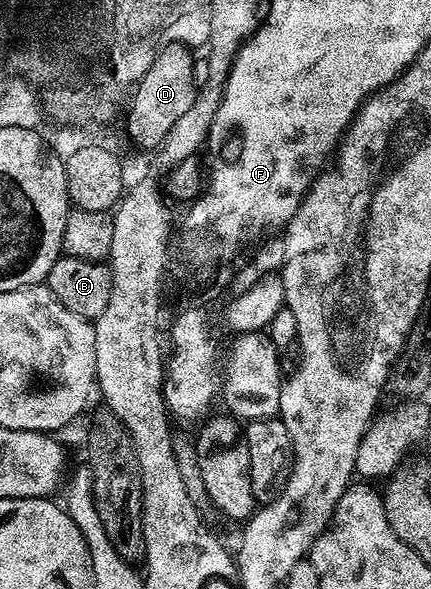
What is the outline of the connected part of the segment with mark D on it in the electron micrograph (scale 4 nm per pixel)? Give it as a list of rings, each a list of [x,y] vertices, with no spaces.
[[[165,43],[154,62],[147,65],[146,71],[139,77],[137,93],[131,97],[132,107],[126,115],[126,121],[131,138],[143,150],[159,146],[166,134],[170,134],[170,126],[174,126],[174,122],[178,122],[178,118],[190,110],[190,102],[194,102],[198,87],[193,72],[192,53],[193,49],[186,43]]]

